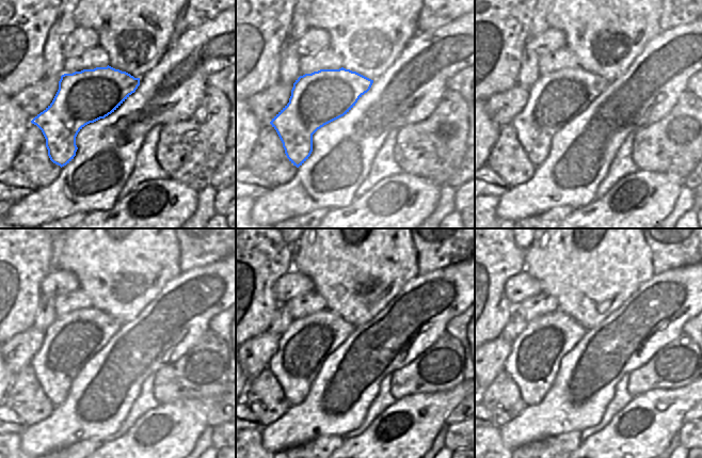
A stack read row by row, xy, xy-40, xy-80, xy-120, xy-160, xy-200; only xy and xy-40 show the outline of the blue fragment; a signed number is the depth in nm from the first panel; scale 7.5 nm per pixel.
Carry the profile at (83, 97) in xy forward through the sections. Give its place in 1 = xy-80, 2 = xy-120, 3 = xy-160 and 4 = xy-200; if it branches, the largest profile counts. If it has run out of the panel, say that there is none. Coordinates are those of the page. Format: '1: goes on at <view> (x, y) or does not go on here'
1: goes on at xy-80 (555, 99)
2: goes on at xy-120 (74, 338)
3: goes on at xy-160 (303, 348)
4: goes on at xy-200 (536, 356)

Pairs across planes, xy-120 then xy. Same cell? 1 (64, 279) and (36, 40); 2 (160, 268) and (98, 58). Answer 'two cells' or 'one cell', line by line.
1: two cells
2: two cells

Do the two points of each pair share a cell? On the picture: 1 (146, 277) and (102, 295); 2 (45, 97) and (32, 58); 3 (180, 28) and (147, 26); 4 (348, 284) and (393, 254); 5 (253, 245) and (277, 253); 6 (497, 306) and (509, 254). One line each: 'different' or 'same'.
1: same
2: different
3: different
4: same
5: same
6: same

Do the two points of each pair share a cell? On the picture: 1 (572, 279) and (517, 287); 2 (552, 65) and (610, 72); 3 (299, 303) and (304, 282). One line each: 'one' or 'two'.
1: two
2: two
3: two

